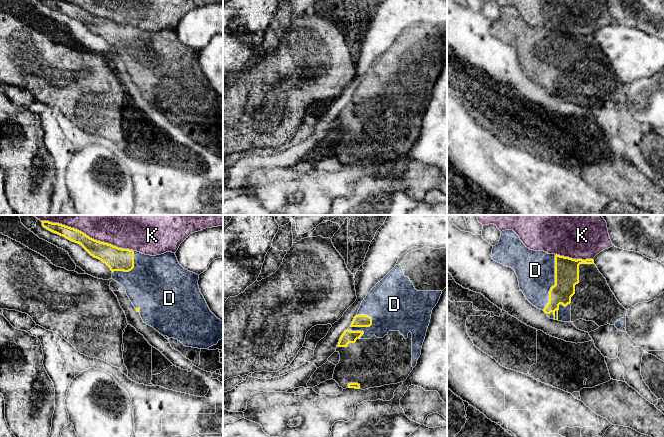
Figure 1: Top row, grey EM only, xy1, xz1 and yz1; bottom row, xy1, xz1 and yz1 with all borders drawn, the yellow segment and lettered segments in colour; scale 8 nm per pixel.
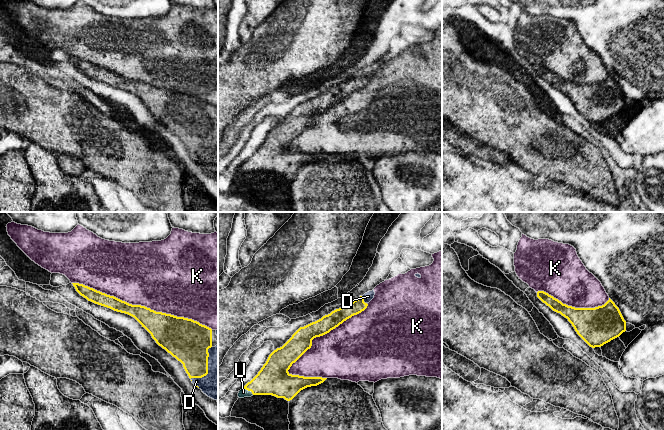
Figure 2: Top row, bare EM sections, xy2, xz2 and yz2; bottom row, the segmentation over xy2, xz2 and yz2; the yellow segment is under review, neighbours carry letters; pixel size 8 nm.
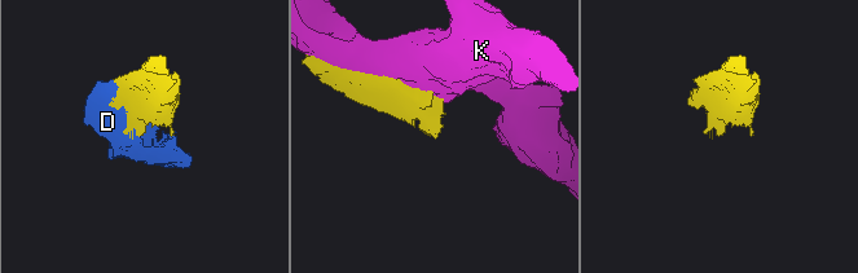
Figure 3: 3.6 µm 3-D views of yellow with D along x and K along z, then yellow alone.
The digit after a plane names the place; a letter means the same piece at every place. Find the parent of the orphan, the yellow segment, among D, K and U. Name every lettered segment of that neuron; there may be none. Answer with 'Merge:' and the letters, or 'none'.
Merge: D, U

